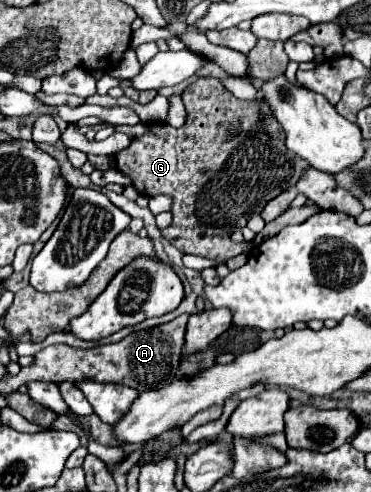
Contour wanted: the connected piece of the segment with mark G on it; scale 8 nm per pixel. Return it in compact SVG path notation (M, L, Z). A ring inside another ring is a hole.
M201 77L183 91L183 103L189 113L183 127L175 129L163 121L149 123L149 131L143 137L135 137L129 147L115 153L115 165L121 173L131 177L139 195L173 197L173 221L167 229L161 231L171 245L183 253L193 253L225 263L235 255L251 251L251 245L233 243L231 233L243 229L251 215L261 213L263 207L279 193L295 187L295 183L309 169L309 163L303 157L287 151L285 131L277 123L267 101L261 97L255 101L243 101L231 95L219 79Z

